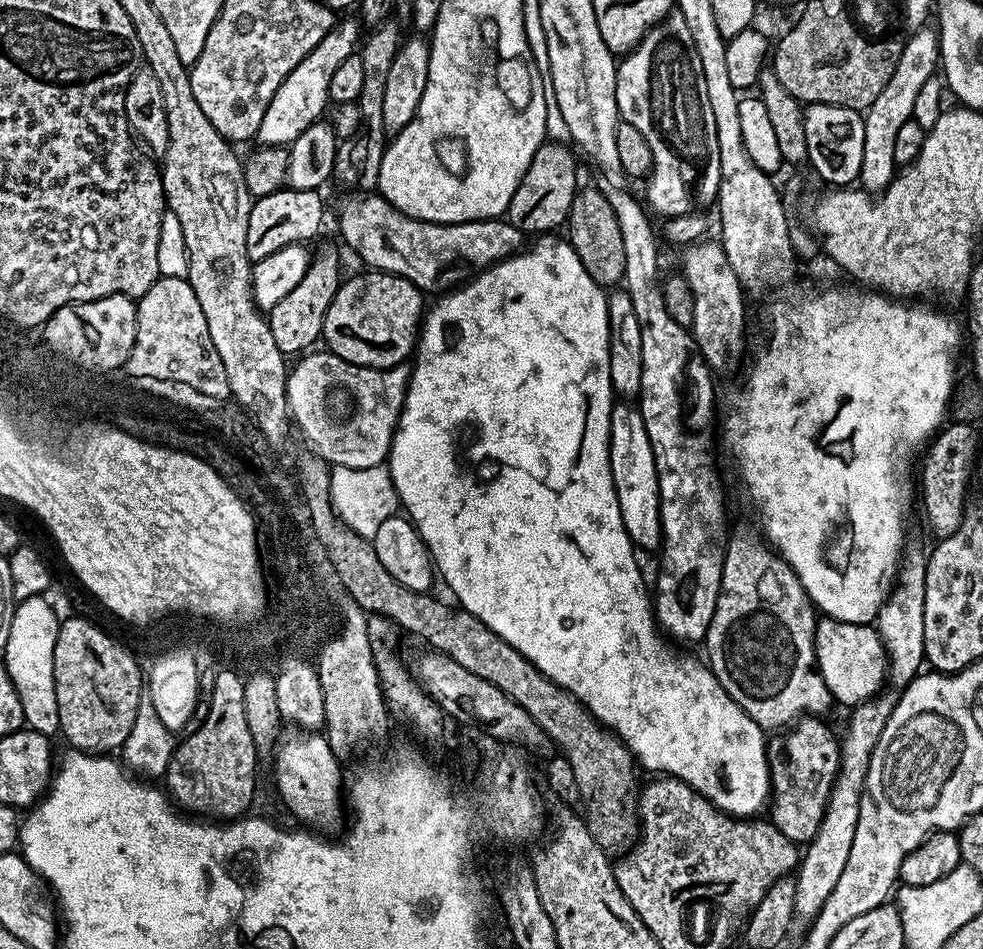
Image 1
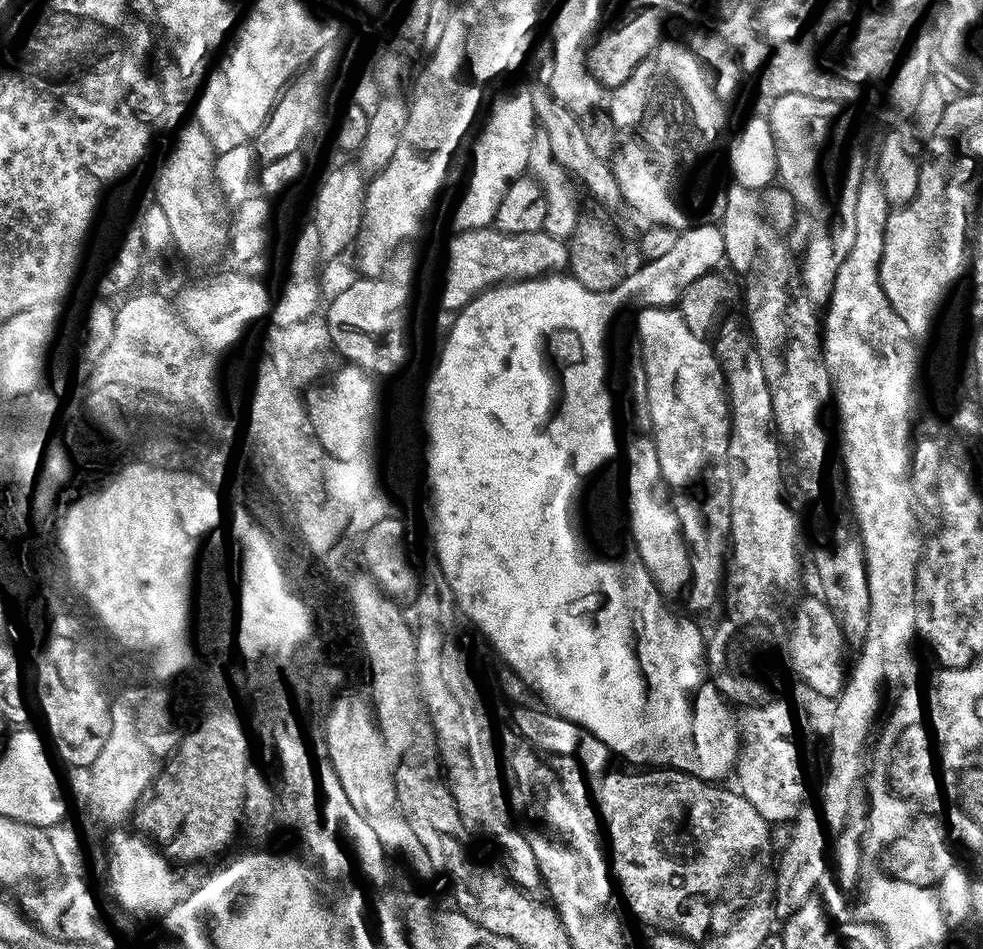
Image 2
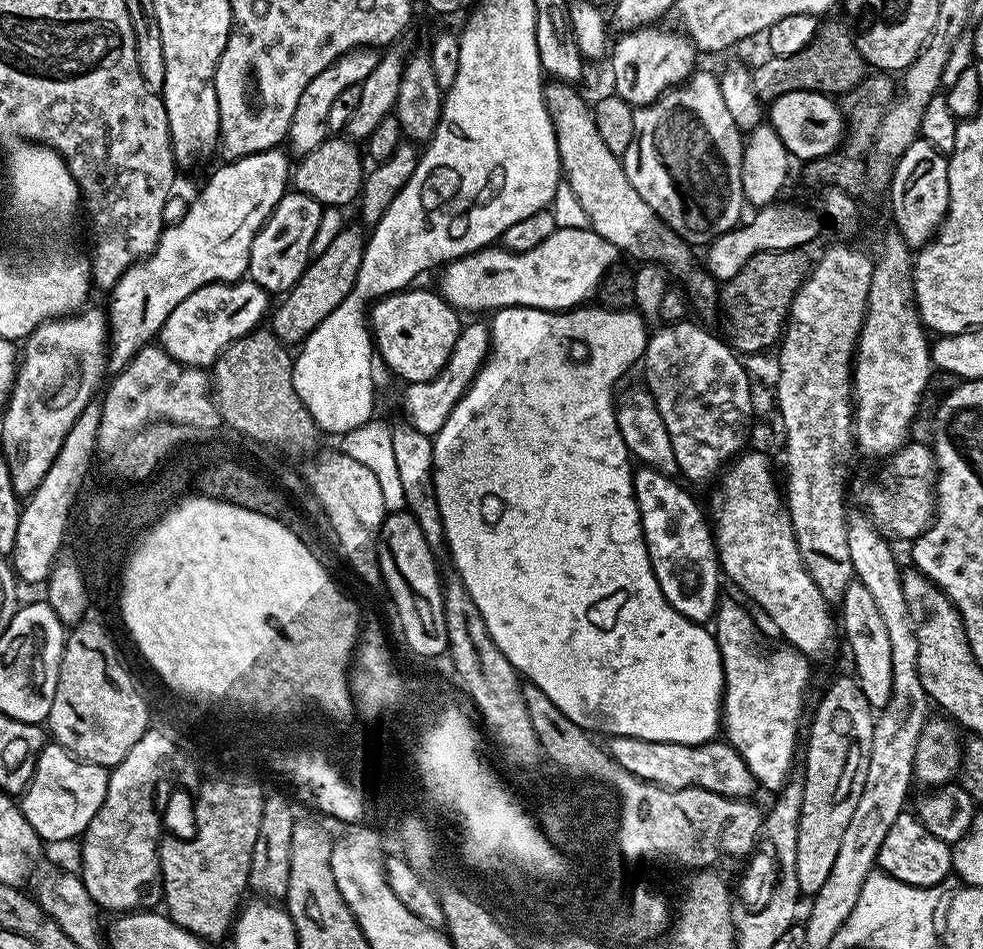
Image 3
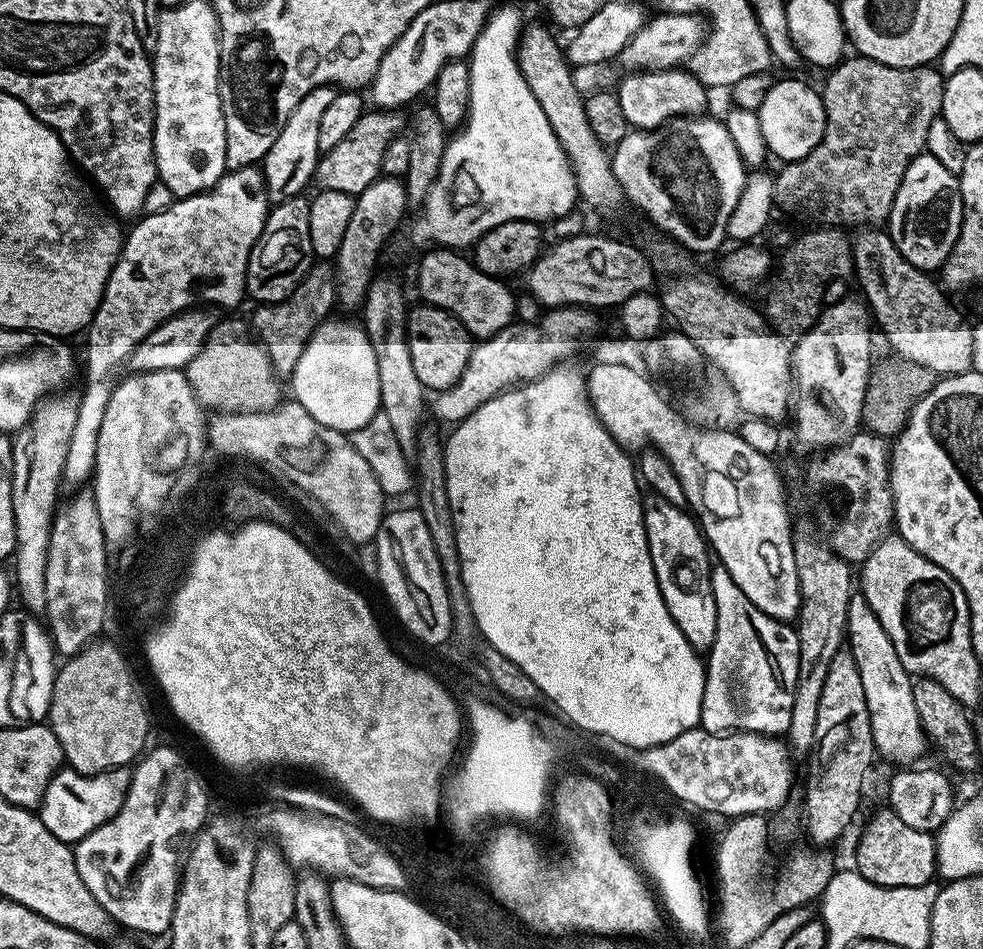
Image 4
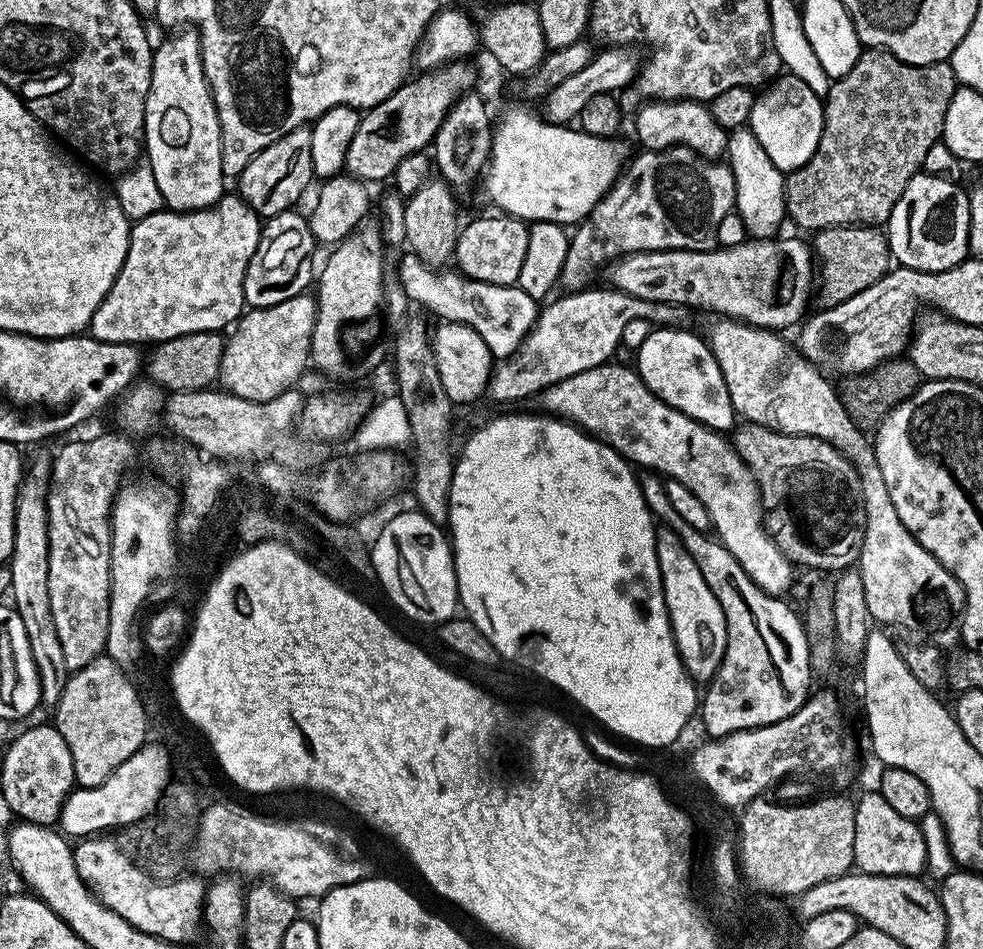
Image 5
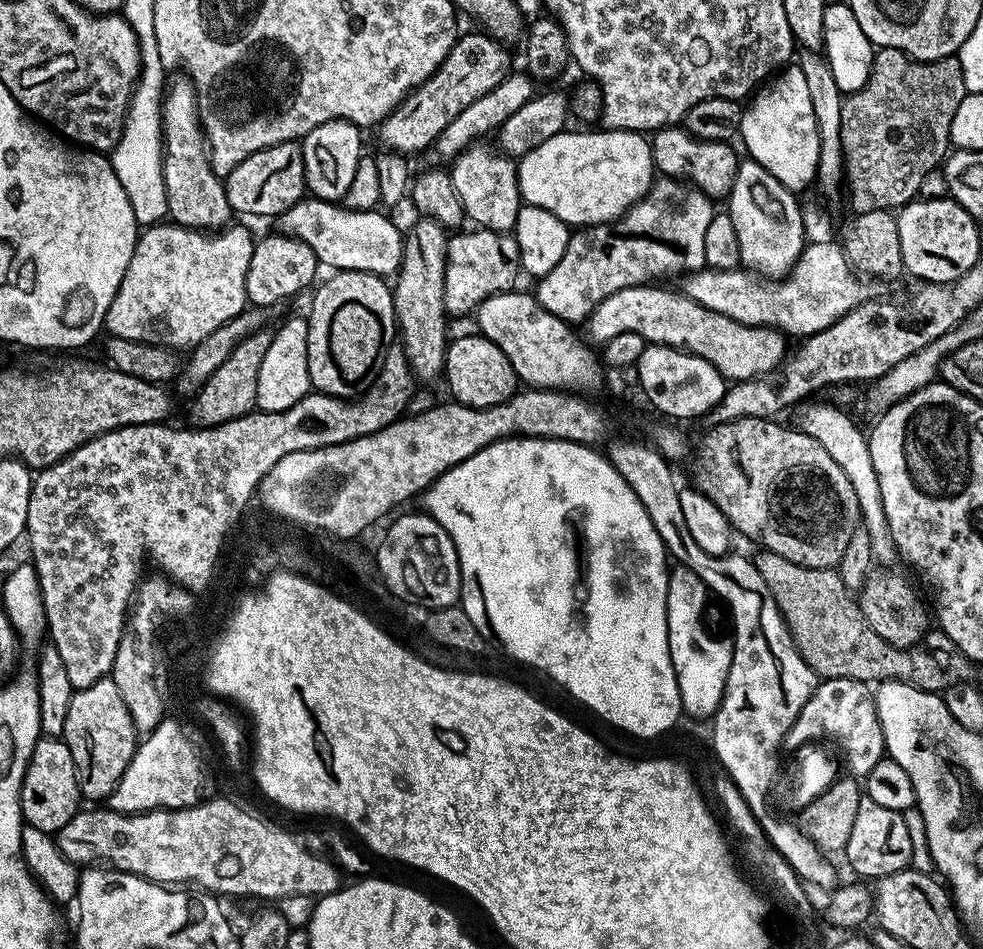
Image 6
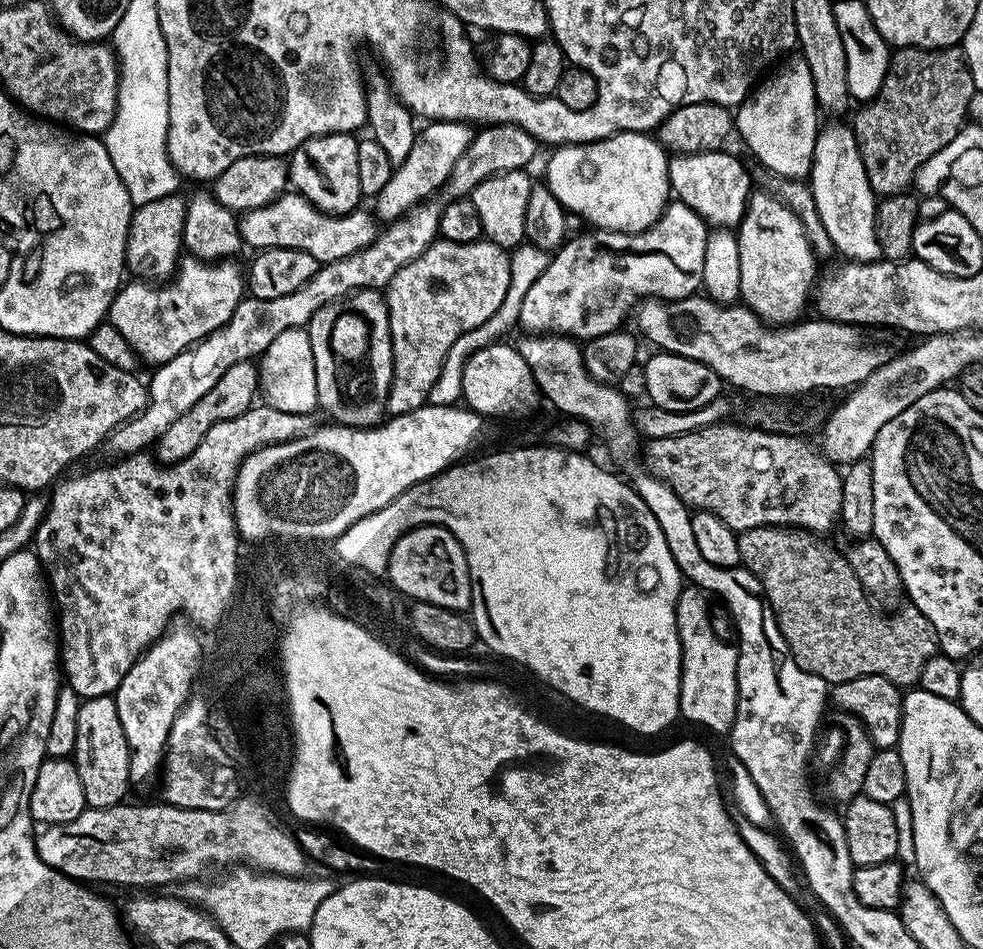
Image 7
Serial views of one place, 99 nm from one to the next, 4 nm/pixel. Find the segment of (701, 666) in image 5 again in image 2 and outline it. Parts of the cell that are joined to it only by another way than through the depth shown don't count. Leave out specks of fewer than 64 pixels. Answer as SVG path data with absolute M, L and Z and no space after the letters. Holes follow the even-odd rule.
M640 434L622 452L622 461L628 467L624 476L624 488L628 491L628 522L632 526L632 536L636 539L635 555L652 575L656 587L665 597L676 596L694 580L692 553L685 539L682 512L672 501L673 489L669 487L662 474L662 462L658 462L655 439Z

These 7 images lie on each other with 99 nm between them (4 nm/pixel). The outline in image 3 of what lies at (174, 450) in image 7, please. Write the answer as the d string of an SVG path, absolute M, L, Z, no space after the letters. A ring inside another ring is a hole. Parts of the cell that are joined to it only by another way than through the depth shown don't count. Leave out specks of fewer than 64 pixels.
M346 226L337 234L334 242L330 242L327 250L319 253L309 263L308 269L298 278L296 285L281 299L284 301L277 308L275 305L271 313L270 328L281 344L299 345L344 301L346 294L350 294L352 285L358 278L358 270L362 266L365 243L365 237L363 235L360 237L358 229Z

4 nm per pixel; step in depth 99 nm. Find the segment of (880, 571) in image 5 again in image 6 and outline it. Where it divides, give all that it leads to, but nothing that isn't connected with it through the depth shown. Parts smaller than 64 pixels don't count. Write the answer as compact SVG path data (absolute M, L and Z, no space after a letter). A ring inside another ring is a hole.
M811 401L804 402L795 409L796 420L794 427L802 434L810 434L819 442L830 458L842 467L854 487L854 494L858 497L862 526L870 536L871 554L873 559L882 566L888 566L898 553L894 546L893 536L890 534L888 519L882 508L881 490L878 485L878 476L874 471L873 459L870 458L867 435L858 428L857 424L848 416L845 409L837 408L827 402L820 404Z

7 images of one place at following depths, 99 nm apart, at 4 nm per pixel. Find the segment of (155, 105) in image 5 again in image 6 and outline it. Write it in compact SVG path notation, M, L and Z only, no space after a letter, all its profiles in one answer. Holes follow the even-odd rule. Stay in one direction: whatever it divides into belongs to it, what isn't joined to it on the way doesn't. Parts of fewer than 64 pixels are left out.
M179 78L167 85L164 93L164 185L168 199L168 216L184 228L219 230L229 223L234 210L224 190L224 180L212 173L208 145L200 127L196 109L196 92L192 82Z

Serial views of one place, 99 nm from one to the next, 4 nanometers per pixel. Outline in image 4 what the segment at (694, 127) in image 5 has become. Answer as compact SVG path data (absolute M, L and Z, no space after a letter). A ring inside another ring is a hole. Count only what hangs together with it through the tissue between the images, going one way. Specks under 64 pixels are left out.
M666 68L663 72L632 72L618 88L626 122L636 130L660 128L674 116L698 116L709 111L709 89L687 70Z

